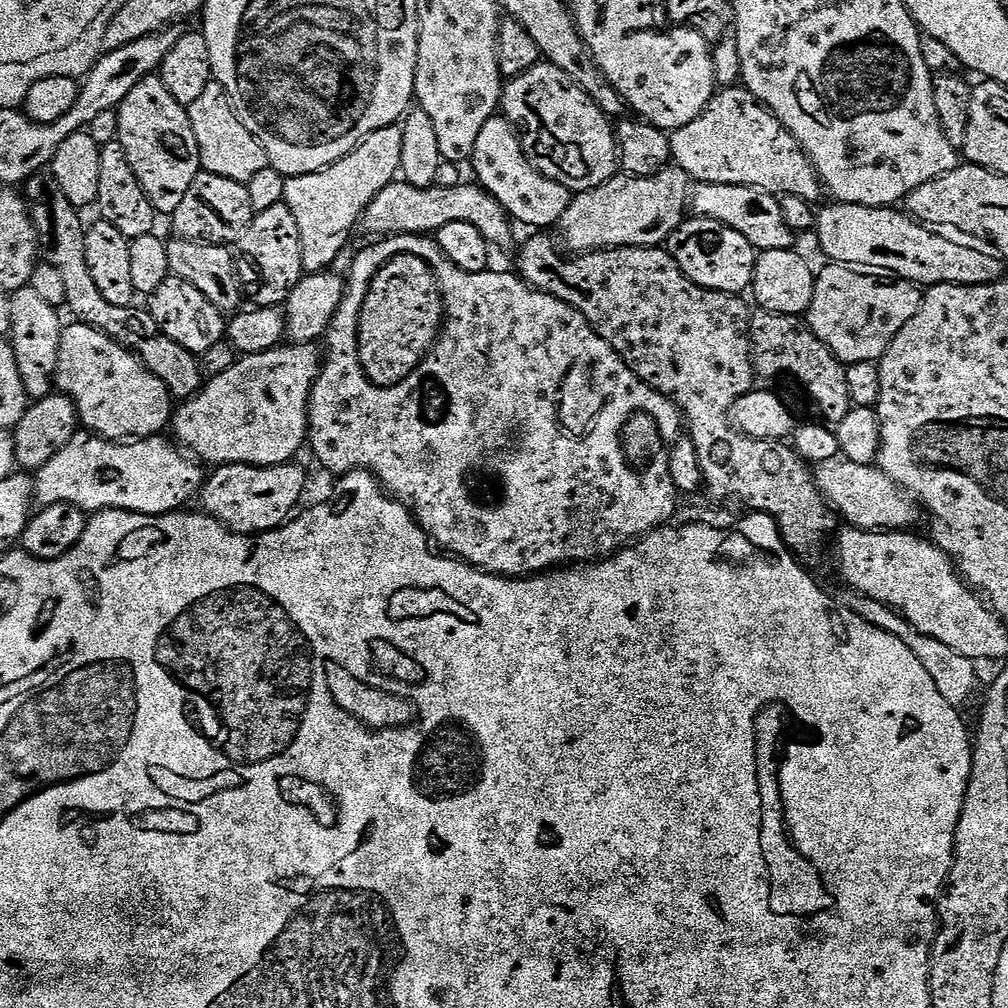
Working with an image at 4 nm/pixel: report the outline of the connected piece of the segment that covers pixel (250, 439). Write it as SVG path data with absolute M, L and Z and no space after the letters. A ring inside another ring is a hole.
M292 342L288 346L289 348L277 346L249 356L241 355L236 364L230 366L230 370L222 370L222 374L211 377L192 399L183 401L175 409L174 419L170 424L171 431L176 431L175 439L197 461L205 465L212 464L211 466L274 466L289 463L295 457L292 455L306 444L310 436L308 409L312 399L312 387L316 385L322 371L322 352L319 347L316 349L315 343Z

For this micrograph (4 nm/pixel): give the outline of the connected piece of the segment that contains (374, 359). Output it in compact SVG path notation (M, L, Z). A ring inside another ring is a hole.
M414 254L398 256L373 278L358 326L358 350L364 373L380 388L392 388L402 379L400 344L412 362L428 355L445 321L444 298L430 265Z

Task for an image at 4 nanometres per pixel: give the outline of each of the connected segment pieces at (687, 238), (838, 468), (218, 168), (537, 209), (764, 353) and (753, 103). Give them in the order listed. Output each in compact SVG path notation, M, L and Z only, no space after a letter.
M693 215L686 218L678 226L678 230L670 234L666 250L672 255L674 262L678 262L682 274L686 274L686 278L690 278L690 282L698 286L729 294L744 294L752 287L758 249L746 238L742 238L738 230L722 222L708 216Z
M843 458L827 460L815 465L814 479L820 493L839 513L845 525L863 528L865 532L908 530L913 527L911 524L916 520L917 501L878 466L855 464Z
M215 82L208 84L197 100L187 105L187 109L190 126L198 142L200 167L203 171L222 174L222 178L234 178L234 182L248 185L250 178L254 178L258 170L270 167L262 142L258 142L258 138L254 138L254 134L246 130L228 96L228 91L221 84Z
M503 115L492 116L486 126L482 126L482 134L478 134L478 142L474 146L474 154L470 161L476 167L475 179L481 188L485 188L513 221L521 220L529 224L532 230L548 230L548 227L559 225L562 214L570 206L573 193L557 180L544 177L528 160L521 144L517 129Z
M757 311L750 320L750 335L752 338L752 363L759 375L780 376L785 372L788 376L793 376L814 399L820 403L820 412L825 416L823 419L829 425L839 426L846 418L848 412L852 411L854 405L852 395L848 389L848 377L845 365L813 334L808 326L807 319L799 316L779 316L773 312Z
M743 86L721 87L694 122L671 133L672 158L693 181L761 188L779 198L797 196L816 206L826 189L812 159L771 110Z

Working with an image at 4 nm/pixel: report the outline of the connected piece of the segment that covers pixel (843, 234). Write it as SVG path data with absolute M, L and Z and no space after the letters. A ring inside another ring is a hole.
M832 202L829 208L821 207L816 217L816 227L814 229L814 236L820 239L820 248L829 257L827 258L831 263L842 264L845 266L855 266L860 270L876 270L872 268L881 268L884 272L893 272L893 277L901 280L909 281L917 286L931 286L934 284L992 284L995 280L1005 279L1006 272L1004 272L1005 261L999 255L993 254L991 251L983 252L980 248L971 248L968 244L959 244L956 240L947 240L944 236L939 236L939 231L933 230L931 227L925 226L912 219L911 216L905 214L903 211L897 210L895 207L889 206L886 208L867 208L861 204L842 204L839 202Z

